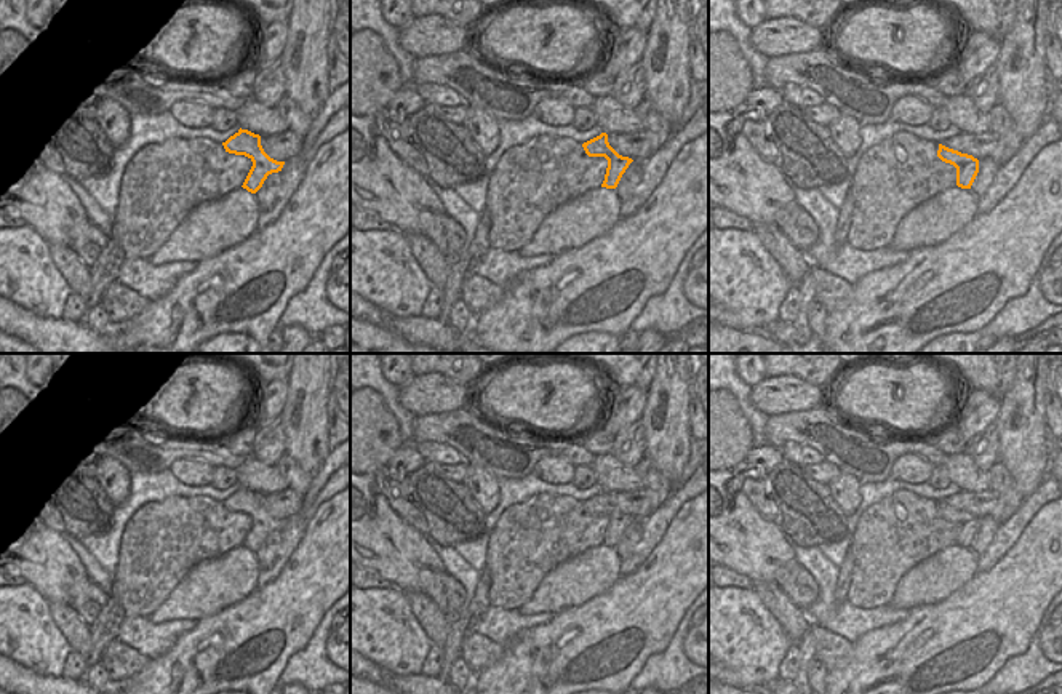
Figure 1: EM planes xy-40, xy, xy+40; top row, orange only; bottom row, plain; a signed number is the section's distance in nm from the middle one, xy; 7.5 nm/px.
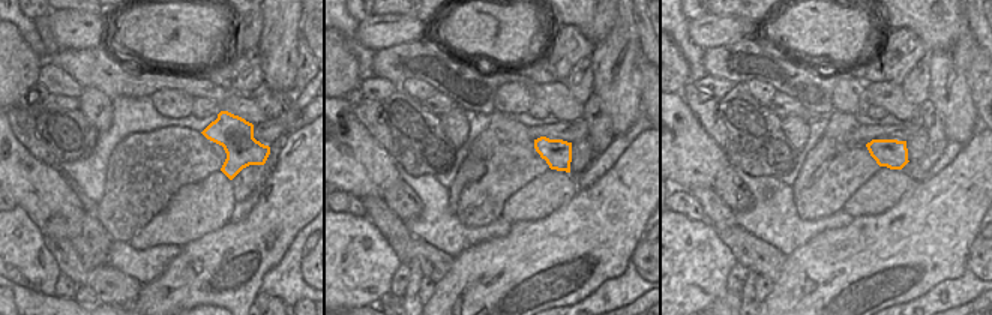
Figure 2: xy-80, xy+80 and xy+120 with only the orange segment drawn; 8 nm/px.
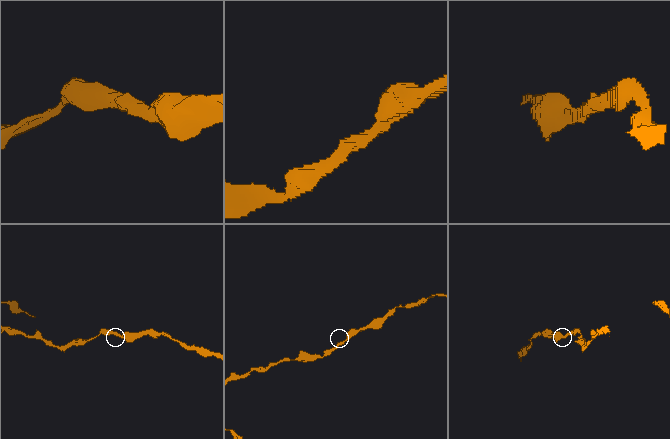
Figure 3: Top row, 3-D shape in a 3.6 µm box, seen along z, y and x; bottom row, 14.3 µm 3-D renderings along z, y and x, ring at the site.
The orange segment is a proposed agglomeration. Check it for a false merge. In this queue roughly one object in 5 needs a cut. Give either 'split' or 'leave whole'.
leave whole

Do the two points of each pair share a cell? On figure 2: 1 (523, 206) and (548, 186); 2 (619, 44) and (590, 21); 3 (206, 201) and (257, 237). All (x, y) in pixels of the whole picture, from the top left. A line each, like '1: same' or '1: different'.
1: same
2: different
3: different

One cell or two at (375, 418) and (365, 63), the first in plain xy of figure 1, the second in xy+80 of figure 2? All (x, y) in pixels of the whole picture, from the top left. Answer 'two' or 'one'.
two

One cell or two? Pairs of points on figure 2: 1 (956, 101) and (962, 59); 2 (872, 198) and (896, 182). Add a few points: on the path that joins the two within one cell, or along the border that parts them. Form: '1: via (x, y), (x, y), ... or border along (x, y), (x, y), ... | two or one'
1: border along (931, 50), (949, 53), (965, 75), (974, 102) | two
2: via (878, 194), (890, 185) | one

